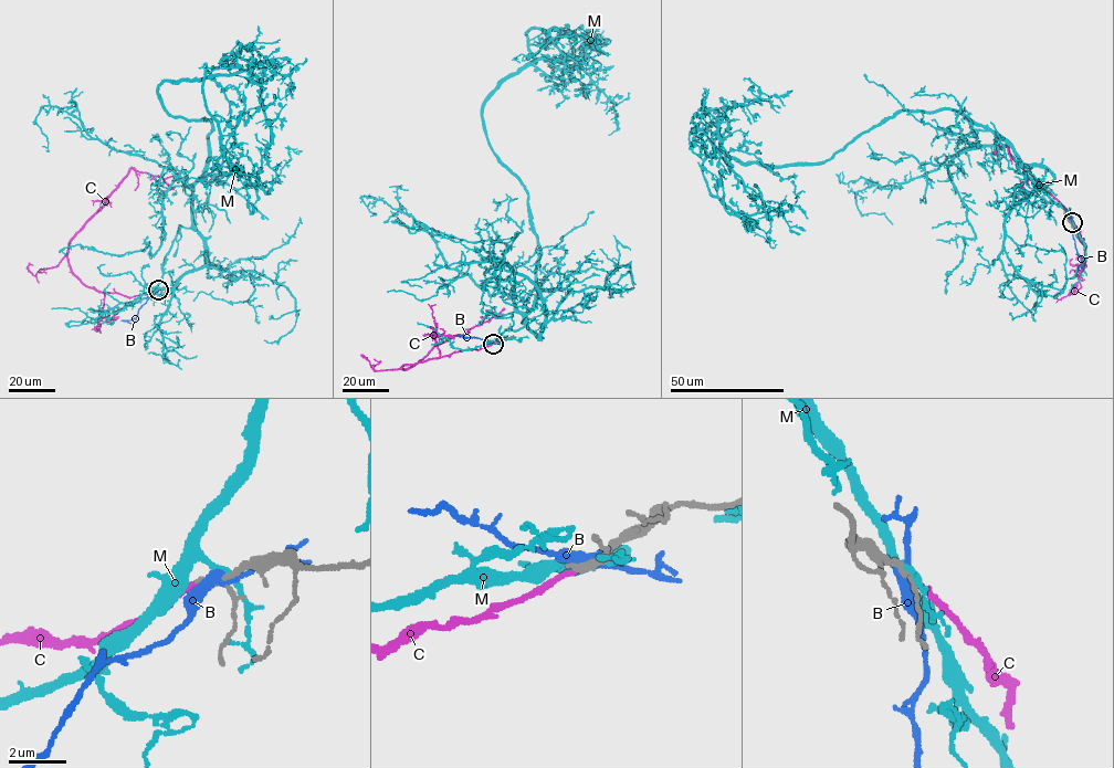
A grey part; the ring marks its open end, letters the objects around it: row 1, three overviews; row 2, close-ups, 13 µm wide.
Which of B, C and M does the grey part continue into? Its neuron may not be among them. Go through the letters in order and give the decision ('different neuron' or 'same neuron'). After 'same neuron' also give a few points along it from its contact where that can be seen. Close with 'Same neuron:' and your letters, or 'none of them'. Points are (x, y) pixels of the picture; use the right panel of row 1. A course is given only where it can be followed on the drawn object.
B: different neuron
C: same neuron; it runs (1072, 222), (1085, 248), (1064, 209), (1034, 186), (1007, 145), (996, 146), (992, 153)
M: different neuron
Same neuron: C

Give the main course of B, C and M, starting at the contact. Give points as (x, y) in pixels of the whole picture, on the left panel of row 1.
B: (159, 288), (135, 317), (122, 321)
C: (158, 290), (127, 297), (86, 286), (70, 266), (69, 244), (130, 169), (157, 176), (174, 189)
M: (160, 290), (211, 129), (174, 116), (158, 85), (210, 71), (222, 151), (252, 183), (248, 157)

